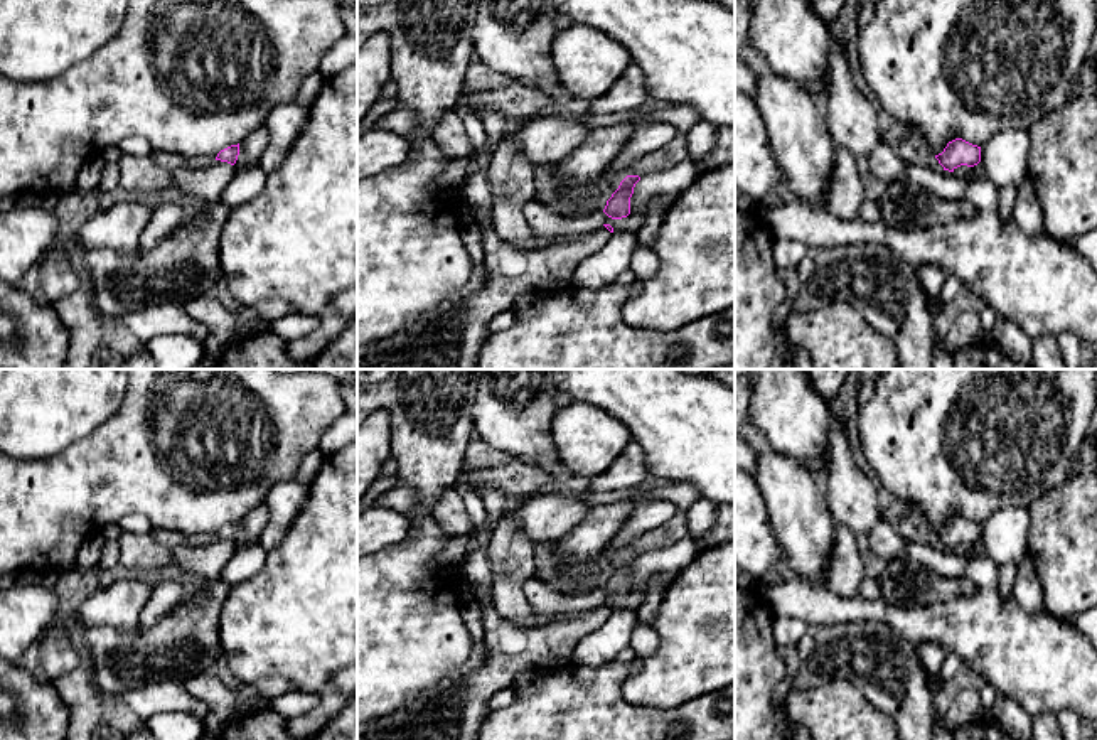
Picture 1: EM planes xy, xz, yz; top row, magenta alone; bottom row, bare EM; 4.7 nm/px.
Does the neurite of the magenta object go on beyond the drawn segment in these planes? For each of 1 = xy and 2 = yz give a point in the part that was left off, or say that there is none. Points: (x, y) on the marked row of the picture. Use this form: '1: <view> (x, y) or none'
1: none
2: none

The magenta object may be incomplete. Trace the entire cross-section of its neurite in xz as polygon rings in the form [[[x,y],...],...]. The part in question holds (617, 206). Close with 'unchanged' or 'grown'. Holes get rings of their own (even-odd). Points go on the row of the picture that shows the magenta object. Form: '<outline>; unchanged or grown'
[[[627,175],[618,189],[607,201],[603,212],[612,219],[622,219],[630,214],[630,197],[634,194],[635,184],[640,180],[639,175]]]; unchanged

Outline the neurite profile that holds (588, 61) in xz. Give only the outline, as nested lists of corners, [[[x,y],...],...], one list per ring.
[[[575,22],[553,42],[558,83],[576,99],[605,94],[634,64],[630,52],[613,37],[591,25]]]

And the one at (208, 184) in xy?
[[[216,160],[211,167],[201,170],[182,169],[175,172],[174,182],[189,194],[201,197],[206,204],[216,204],[226,189],[226,185],[234,179],[236,167]]]

